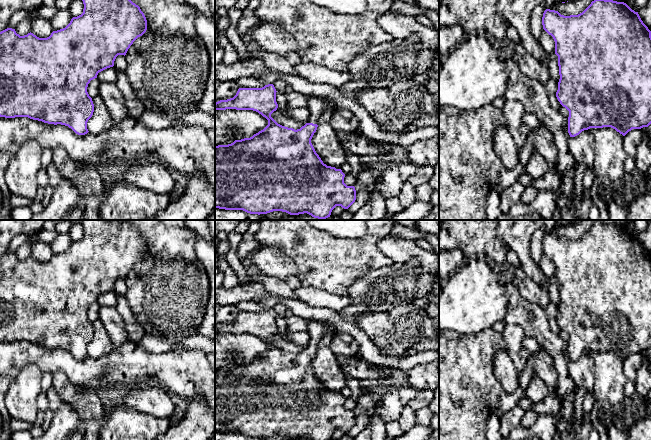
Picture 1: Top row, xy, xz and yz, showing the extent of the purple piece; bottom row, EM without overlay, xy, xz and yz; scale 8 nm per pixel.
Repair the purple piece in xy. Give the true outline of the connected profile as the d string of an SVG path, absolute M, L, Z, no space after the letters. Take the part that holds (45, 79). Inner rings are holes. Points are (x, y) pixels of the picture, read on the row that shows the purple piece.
M131 0L82 1L83 13L47 38L39 38L31 32L20 36L12 28L0 32L0 117L28 117L48 124L61 124L78 135L89 132L87 122L93 115L94 104L87 92L88 84L99 72L113 67L118 55L126 55L133 42L146 32L147 20Z

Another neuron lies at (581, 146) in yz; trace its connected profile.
M584 130L579 135L570 137L569 150L576 164L593 167L595 161L594 136L589 130Z

